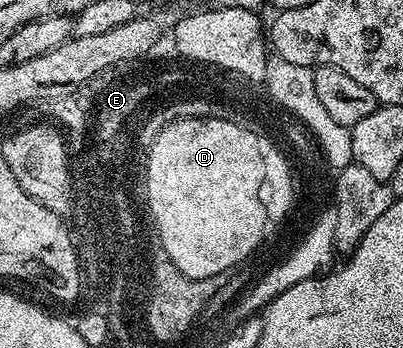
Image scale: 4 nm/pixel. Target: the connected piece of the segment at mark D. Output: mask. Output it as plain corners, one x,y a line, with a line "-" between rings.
173,119
156,135
156,151
150,152
150,170
148,170
148,214
155,226
156,234
160,236
162,246
169,254
170,261
186,277
191,279
209,279
215,275
228,273
231,267
236,267
264,239
264,219
266,210
260,199
263,185
262,143
256,140
256,131
244,126
241,122
230,120
203,119

